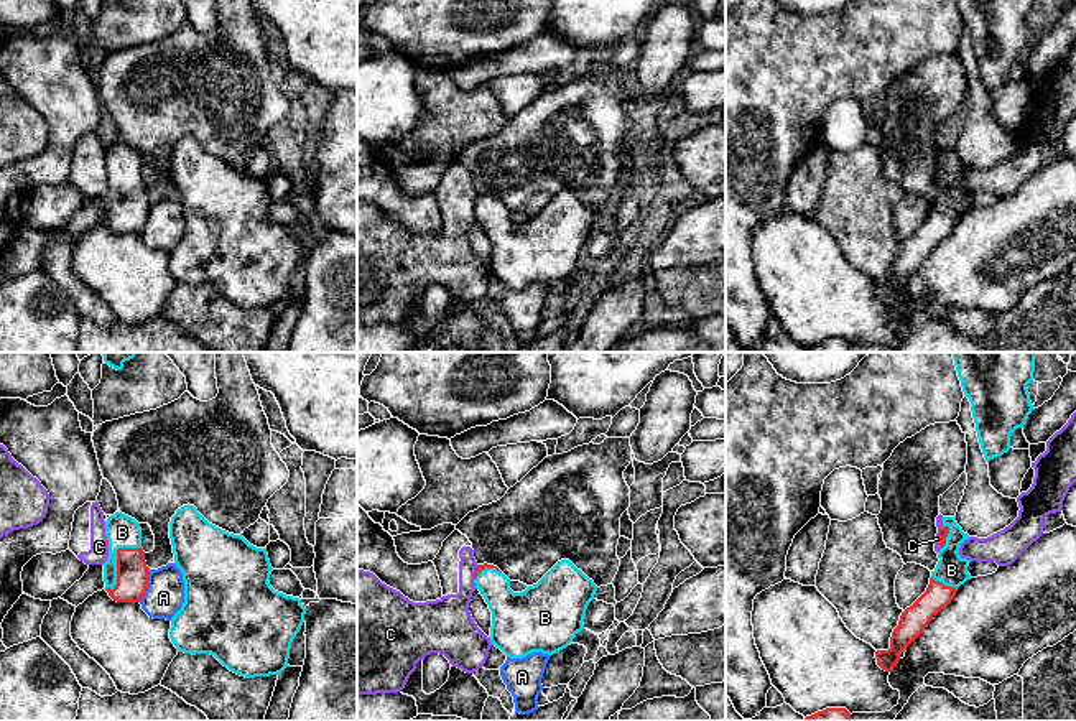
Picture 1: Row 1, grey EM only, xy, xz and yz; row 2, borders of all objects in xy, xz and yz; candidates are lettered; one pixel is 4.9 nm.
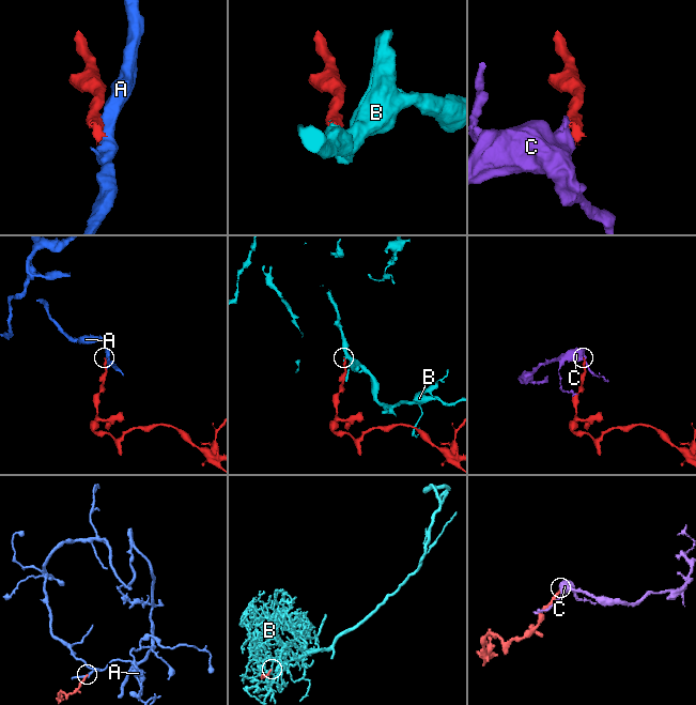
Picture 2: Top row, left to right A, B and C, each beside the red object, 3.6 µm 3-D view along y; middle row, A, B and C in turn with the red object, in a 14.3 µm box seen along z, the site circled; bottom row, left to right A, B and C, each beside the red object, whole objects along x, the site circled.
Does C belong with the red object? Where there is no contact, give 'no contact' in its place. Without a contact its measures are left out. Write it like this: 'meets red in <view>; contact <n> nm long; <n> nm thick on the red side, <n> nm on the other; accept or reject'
meets red in xz; contact 80 nm long; 40 nm thick on the red side, 190 nm on the other; reject

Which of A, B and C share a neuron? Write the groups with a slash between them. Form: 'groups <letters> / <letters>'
groups A / B / C

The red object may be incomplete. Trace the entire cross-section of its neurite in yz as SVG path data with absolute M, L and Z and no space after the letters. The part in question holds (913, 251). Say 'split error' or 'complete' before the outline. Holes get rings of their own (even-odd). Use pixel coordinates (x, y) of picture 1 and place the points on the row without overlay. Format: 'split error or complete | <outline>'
split error | M943 148L938 161L939 178L938 196L931 202L926 222L907 239L893 260L888 281L877 281L877 296L892 303L900 291L900 285L923 263L930 252L946 239L961 216L971 211L967 198L971 191L959 188L959 178L969 170L958 156L956 148Z

